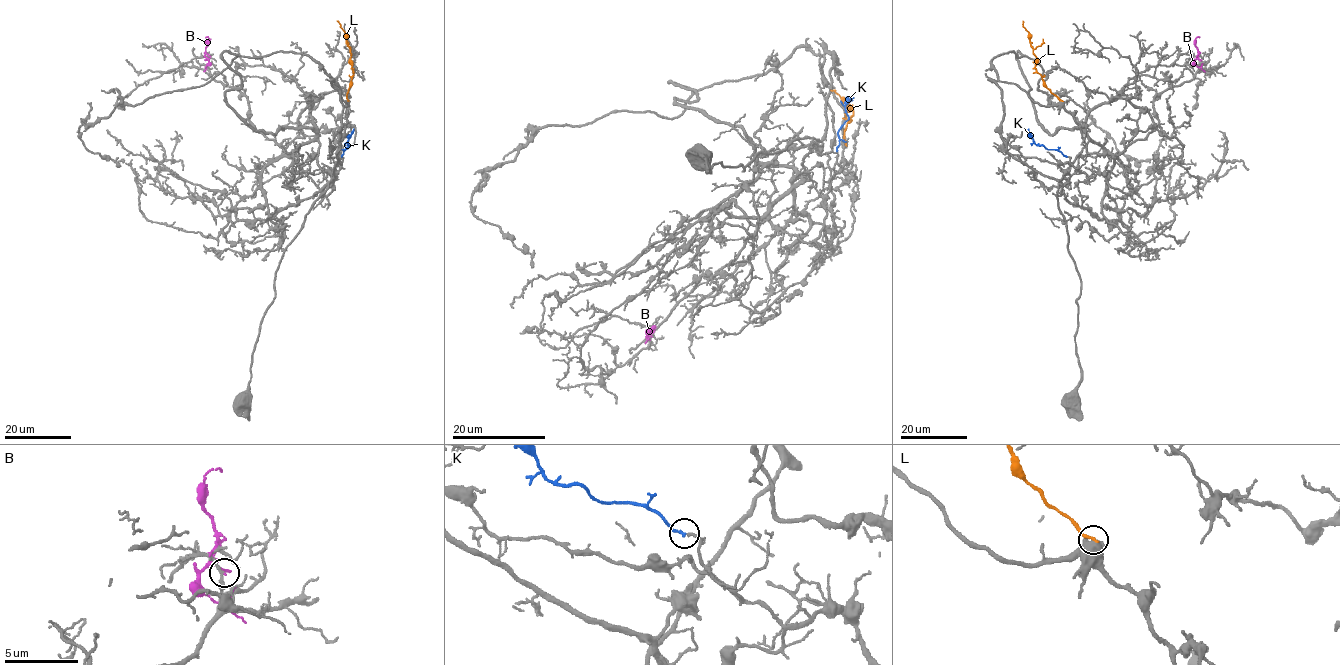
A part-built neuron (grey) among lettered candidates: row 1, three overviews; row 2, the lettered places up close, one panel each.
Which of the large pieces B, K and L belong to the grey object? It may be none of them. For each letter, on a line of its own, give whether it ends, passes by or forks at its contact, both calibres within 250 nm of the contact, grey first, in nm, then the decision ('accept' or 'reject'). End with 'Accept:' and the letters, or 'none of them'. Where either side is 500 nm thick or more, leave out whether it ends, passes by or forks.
B: it passes by | 190/160 nm | reject
K: it ends | 170/200 nm | accept
L: 750/200 nm | reject
Accept: K

